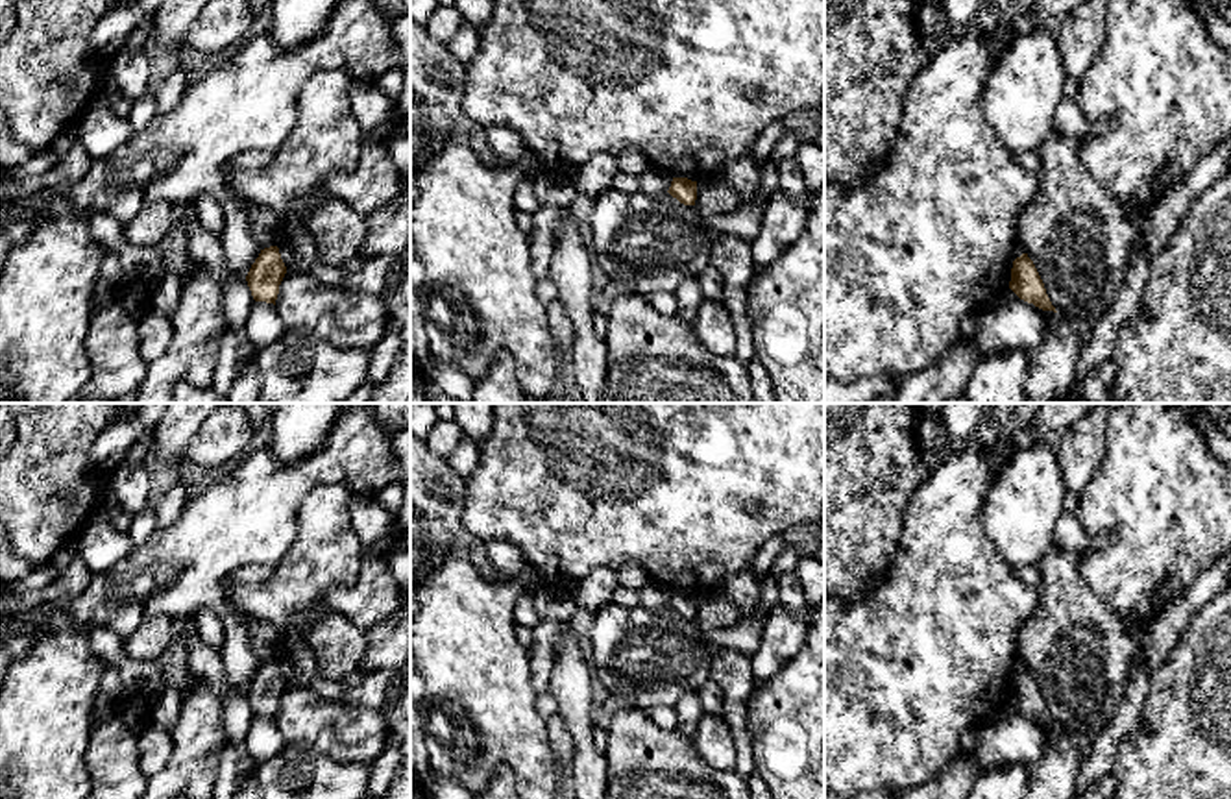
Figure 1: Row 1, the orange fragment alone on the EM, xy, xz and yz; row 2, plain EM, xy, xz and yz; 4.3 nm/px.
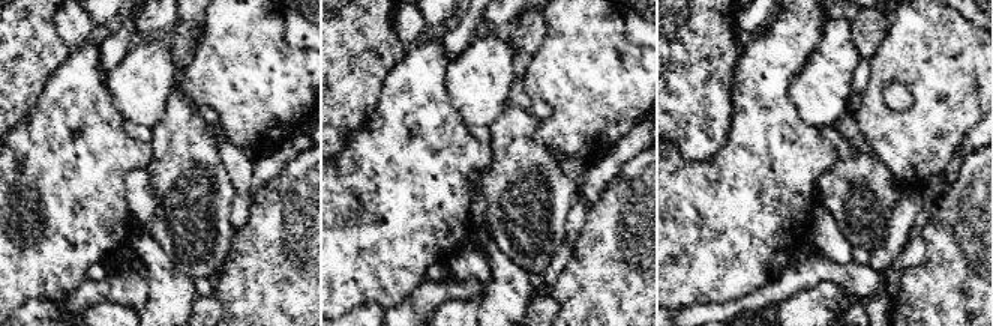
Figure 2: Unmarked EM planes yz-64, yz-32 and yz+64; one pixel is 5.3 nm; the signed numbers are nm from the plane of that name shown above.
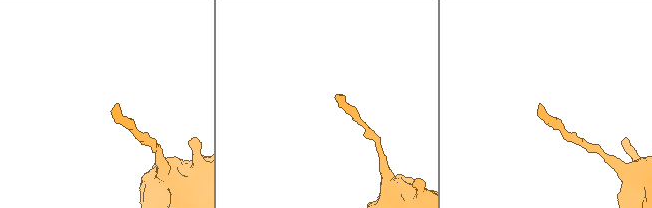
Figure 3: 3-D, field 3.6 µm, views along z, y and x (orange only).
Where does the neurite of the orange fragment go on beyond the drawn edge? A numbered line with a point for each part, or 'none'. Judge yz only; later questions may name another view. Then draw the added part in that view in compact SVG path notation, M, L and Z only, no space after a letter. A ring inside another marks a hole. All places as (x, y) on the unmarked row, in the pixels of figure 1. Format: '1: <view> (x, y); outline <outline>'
none

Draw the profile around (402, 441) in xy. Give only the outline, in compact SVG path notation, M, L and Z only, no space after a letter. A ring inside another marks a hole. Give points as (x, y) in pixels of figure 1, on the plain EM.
M410 427L392 436L392 453L401 472L410 472Z

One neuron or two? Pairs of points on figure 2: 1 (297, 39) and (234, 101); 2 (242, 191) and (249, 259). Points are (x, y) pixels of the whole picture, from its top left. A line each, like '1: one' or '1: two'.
1: two
2: two

